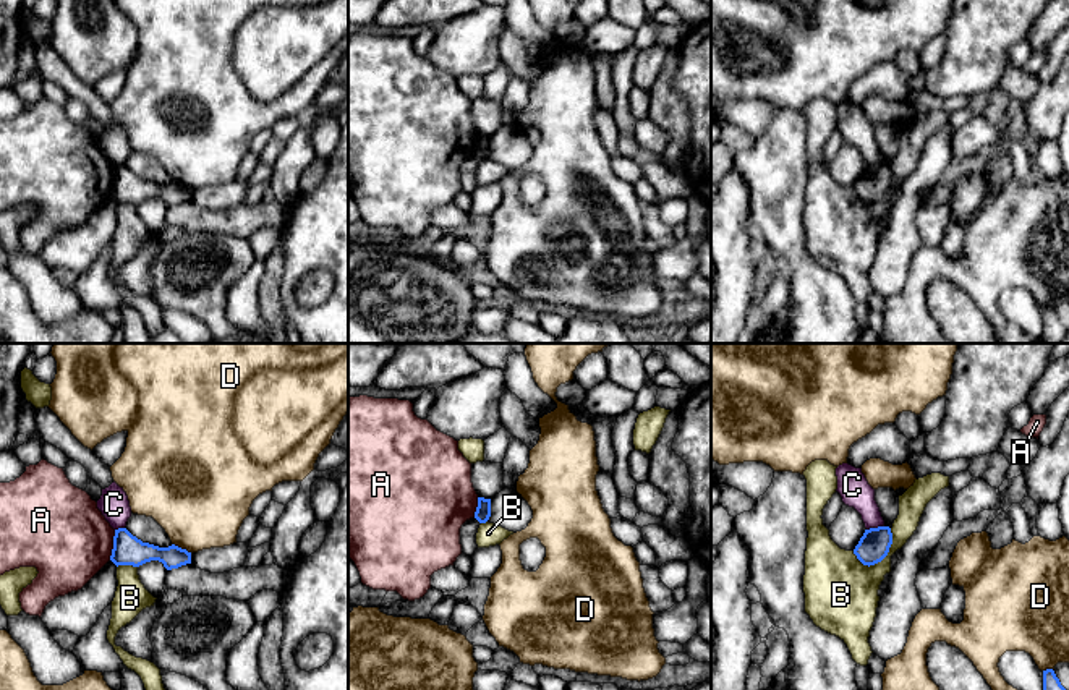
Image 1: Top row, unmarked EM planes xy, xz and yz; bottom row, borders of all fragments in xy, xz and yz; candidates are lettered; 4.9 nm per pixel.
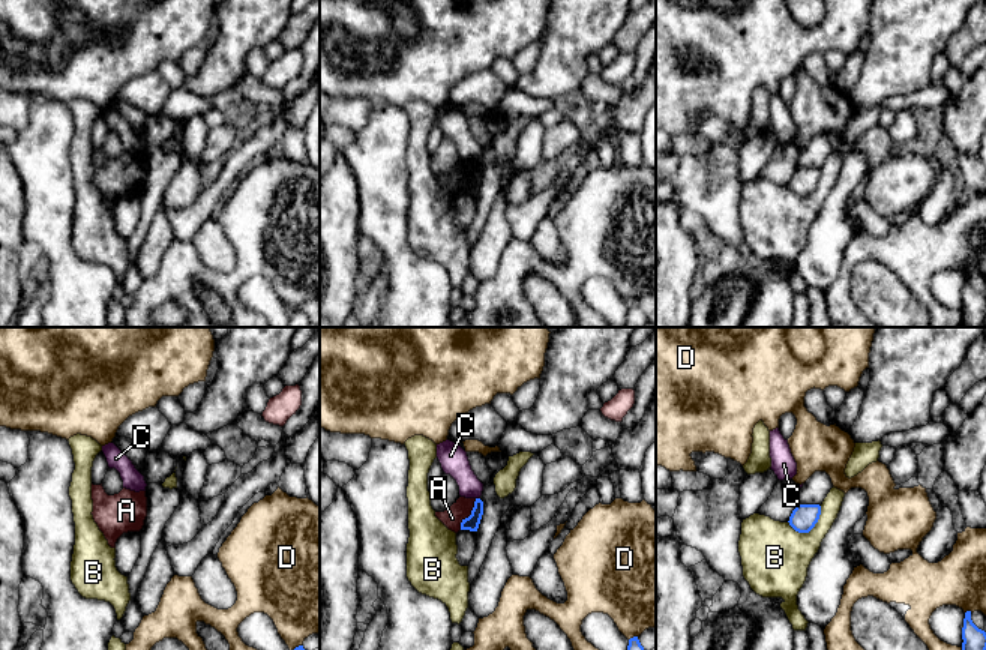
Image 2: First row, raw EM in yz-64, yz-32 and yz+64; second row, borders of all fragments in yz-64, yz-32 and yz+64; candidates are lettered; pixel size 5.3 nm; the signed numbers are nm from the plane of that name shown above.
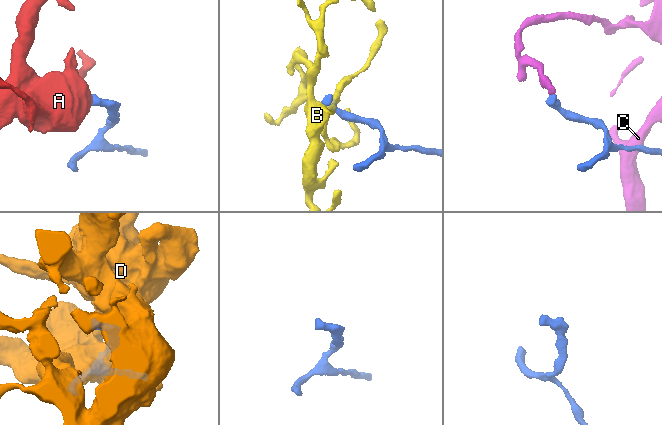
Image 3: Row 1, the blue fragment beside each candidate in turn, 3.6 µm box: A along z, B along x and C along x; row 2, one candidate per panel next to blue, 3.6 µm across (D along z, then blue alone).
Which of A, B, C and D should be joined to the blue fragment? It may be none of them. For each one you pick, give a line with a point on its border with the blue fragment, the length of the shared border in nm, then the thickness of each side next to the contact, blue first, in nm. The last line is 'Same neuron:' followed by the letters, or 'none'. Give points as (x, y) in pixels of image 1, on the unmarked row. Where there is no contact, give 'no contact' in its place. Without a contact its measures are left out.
Same neuron: none

